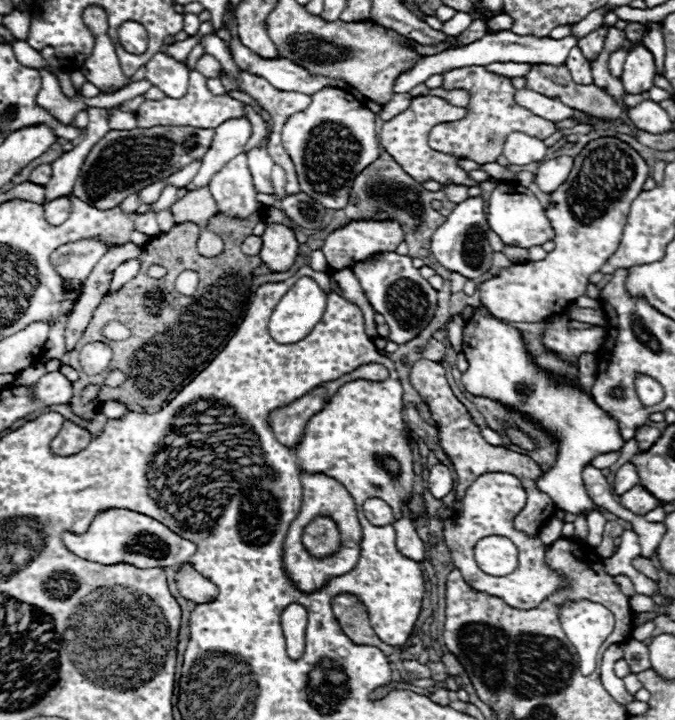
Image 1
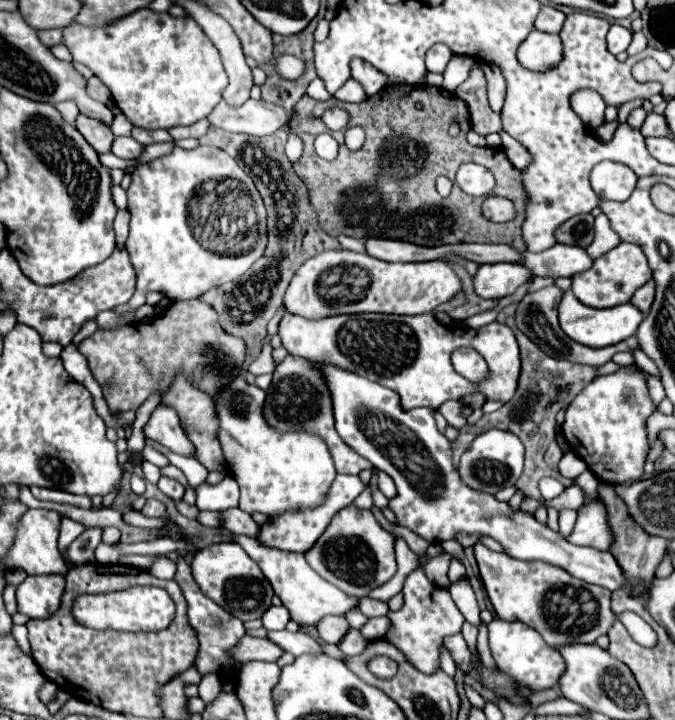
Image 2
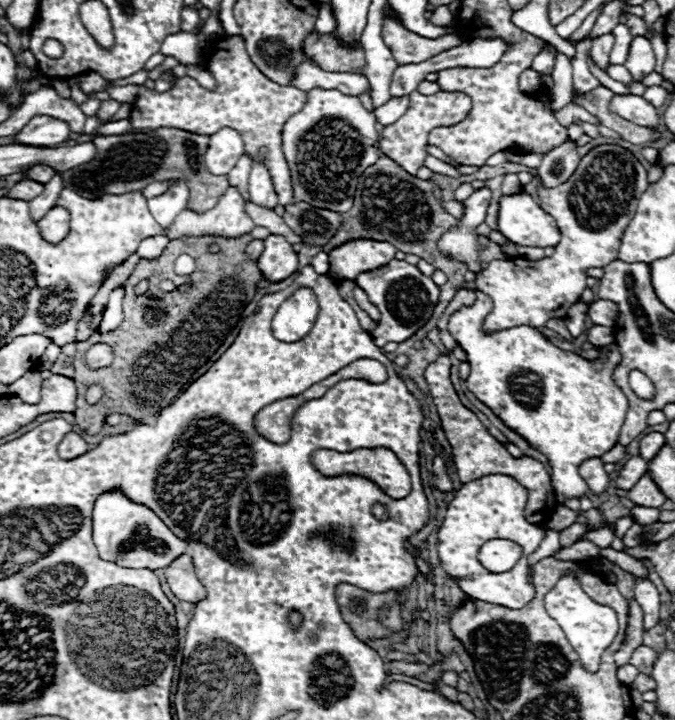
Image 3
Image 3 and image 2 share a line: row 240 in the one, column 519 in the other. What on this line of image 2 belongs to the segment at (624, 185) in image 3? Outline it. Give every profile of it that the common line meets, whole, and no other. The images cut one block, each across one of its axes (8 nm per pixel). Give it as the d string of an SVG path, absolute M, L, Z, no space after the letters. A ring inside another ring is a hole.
M484 544L474 546L474 556L496 616L532 626L552 648L564 644L592 644L598 636L606 634L614 622L610 610L612 592L602 586L588 586L584 580L546 562L524 562L508 554L492 552Z

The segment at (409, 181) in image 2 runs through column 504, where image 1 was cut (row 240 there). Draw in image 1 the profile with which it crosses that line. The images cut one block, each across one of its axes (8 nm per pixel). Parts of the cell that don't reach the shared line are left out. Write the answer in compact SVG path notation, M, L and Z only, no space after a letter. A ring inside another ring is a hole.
M256 212L254 216L250 216L250 220L232 220L232 218L224 218L224 216L214 216L208 224L208 228L212 232L216 232L222 240L224 240L224 252L220 256L214 256L214 258L204 258L198 254L196 250L196 242L198 242L198 236L200 236L200 226L196 224L176 224L170 232L166 234L160 234L156 236L152 242L146 244L146 248L142 248L142 254L140 254L140 272L136 274L136 278L132 278L130 282L124 284L124 288L118 292L118 294L108 294L102 304L96 308L86 332L82 334L82 338L78 340L76 348L70 352L70 366L74 366L78 372L80 372L80 378L74 382L74 396L72 396L72 410L82 416L84 420L92 420L96 416L96 410L98 410L98 404L100 402L106 402L106 400L118 400L122 404L162 404L166 402L168 394L172 390L176 390L178 386L186 384L188 378L192 378L196 374L196 370L200 370L204 364L212 362L222 350L224 346L228 344L228 340L234 336L234 332L238 330L244 314L246 314L246 306L250 302L250 296L252 296L252 276L254 276L254 268L260 266L260 258L258 256L246 256L242 254L240 250L240 244L244 242L246 236L252 234L252 228L260 222L260 212ZM152 264L160 264L160 266L166 266L168 274L160 280L152 280L146 272ZM182 270L194 270L198 272L200 276L200 284L198 284L198 290L194 292L194 296L182 296L174 290L174 282L176 282L176 276L182 272ZM110 320L116 320L120 324L124 324L128 330L130 330L130 338L128 340L108 340L102 336L102 328L110 322ZM90 342L104 342L112 348L114 352L114 358L108 366L108 372L112 370L122 370L126 374L126 382L118 388L110 388L110 386L102 386L98 398L90 404L82 404L80 402L80 392L88 386L88 384L104 384L104 378L106 378L106 372L102 374L96 374L96 376L88 376L82 372L82 366L78 364L78 352L82 350L84 344L90 344Z

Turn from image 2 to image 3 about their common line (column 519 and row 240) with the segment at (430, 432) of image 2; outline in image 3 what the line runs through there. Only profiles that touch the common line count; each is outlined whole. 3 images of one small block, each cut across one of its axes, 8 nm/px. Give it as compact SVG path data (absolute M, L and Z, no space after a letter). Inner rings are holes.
M526 192L500 198L498 232L518 246L546 248L556 246L560 240L560 230L554 218Z

